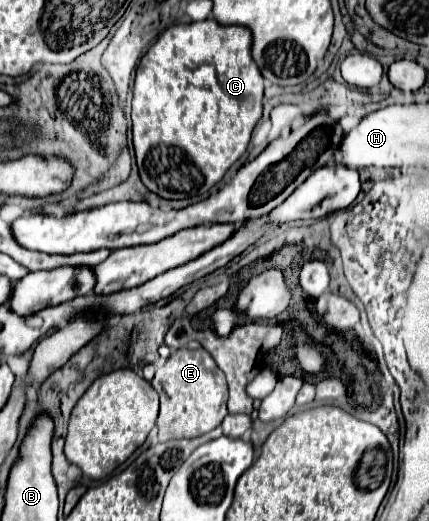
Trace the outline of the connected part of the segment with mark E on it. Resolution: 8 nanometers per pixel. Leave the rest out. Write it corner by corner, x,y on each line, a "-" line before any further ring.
203,348
175,350
167,362
155,372
151,380
161,398
161,412
157,418
159,442
173,438
197,438
217,428
227,416
227,382
217,368
211,354

